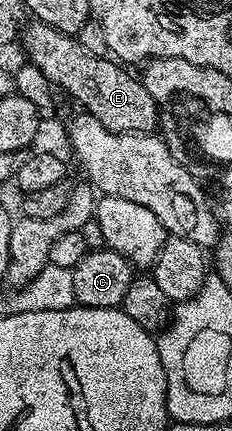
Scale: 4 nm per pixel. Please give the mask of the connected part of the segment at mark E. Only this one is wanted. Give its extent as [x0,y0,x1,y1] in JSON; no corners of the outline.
[21,19,161,133]

